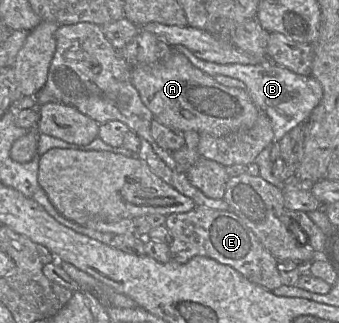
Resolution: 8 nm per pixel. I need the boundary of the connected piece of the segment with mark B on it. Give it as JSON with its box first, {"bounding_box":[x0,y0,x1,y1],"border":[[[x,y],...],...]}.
{"bounding_box":[174,45,323,188],"border":[[[181,45],[175,46],[174,50],[177,50],[180,54],[184,55],[194,67],[209,76],[225,75],[238,79],[244,83],[245,90],[250,98],[260,111],[264,112],[269,117],[273,130],[272,142],[259,153],[255,158],[254,163],[259,167],[260,177],[270,184],[282,188],[285,183],[281,182],[272,174],[273,164],[270,158],[272,147],[290,130],[303,124],[311,111],[319,104],[323,96],[323,89],[320,83],[311,75],[304,76],[294,73],[286,68],[271,63],[268,59],[266,59],[266,62],[257,65],[236,63],[218,64],[197,58],[191,51]]]}

